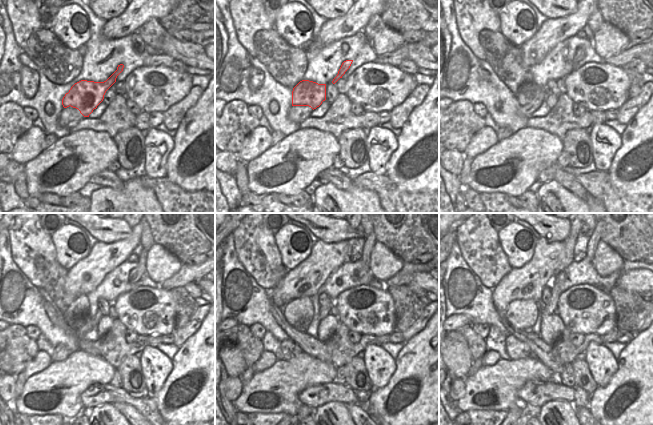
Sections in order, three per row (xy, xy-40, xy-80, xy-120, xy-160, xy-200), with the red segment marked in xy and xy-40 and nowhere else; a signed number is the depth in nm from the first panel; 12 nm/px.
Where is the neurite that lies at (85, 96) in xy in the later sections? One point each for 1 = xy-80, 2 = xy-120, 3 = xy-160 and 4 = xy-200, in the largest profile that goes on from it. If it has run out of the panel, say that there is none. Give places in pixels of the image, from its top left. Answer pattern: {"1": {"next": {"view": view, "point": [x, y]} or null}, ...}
{"1": {"next": {"view": "xy-80", "point": [527, 91]}}, "2": {"next": {"view": "xy-120", "point": [135, 274]}}, "3": {"next": {"view": "xy-160", "point": [369, 242]}}, "4": {"next": {"view": "xy-200", "point": [595, 237]}}}

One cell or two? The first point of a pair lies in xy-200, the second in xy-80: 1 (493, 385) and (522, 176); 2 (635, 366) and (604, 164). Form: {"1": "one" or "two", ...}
{"1": "one", "2": "two"}

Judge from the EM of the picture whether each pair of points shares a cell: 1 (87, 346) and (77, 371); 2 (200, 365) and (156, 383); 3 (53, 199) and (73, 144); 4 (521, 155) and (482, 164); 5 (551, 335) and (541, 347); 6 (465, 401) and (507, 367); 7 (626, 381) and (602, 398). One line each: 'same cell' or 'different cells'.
1: different cells
2: different cells
3: different cells
4: same cell
5: different cells
6: same cell
7: same cell

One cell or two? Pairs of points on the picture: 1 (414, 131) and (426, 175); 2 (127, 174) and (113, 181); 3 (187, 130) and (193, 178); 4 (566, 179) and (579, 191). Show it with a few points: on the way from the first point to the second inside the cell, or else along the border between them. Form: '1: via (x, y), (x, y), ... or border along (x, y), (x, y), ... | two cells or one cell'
1: via (404, 150), (393, 169), (396, 177), (407, 180) | one cell
2: border along (114, 172), (125, 182) | two cells
3: via (187, 143), (177, 162), (177, 166), (180, 169) | one cell
4: via (569, 182), (576, 188) | one cell

